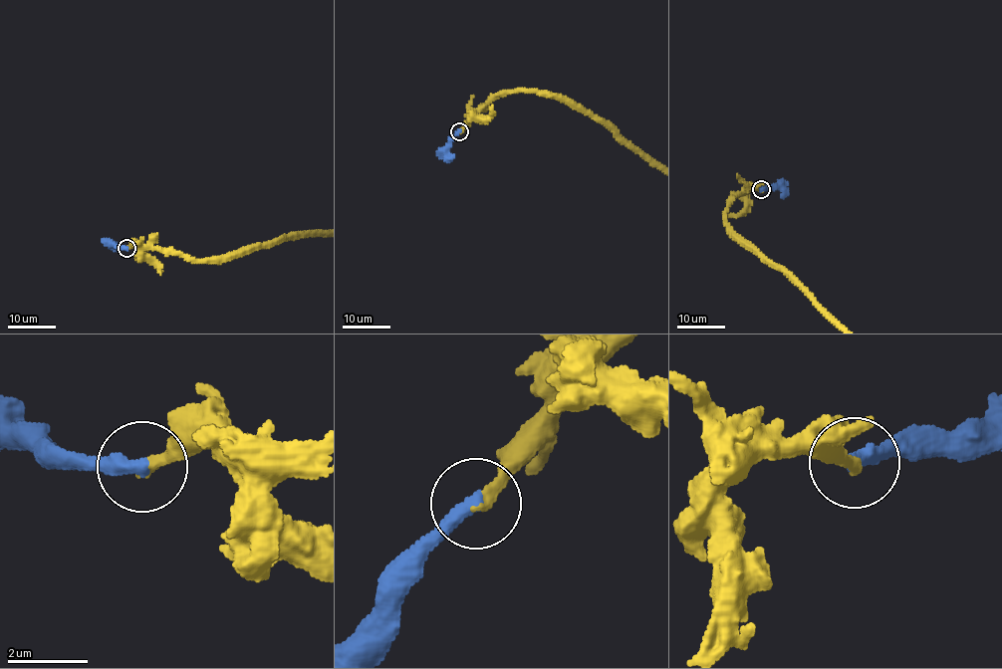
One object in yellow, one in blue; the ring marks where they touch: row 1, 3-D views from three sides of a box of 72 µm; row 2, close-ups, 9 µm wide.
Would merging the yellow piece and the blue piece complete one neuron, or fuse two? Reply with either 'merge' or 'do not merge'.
merge

